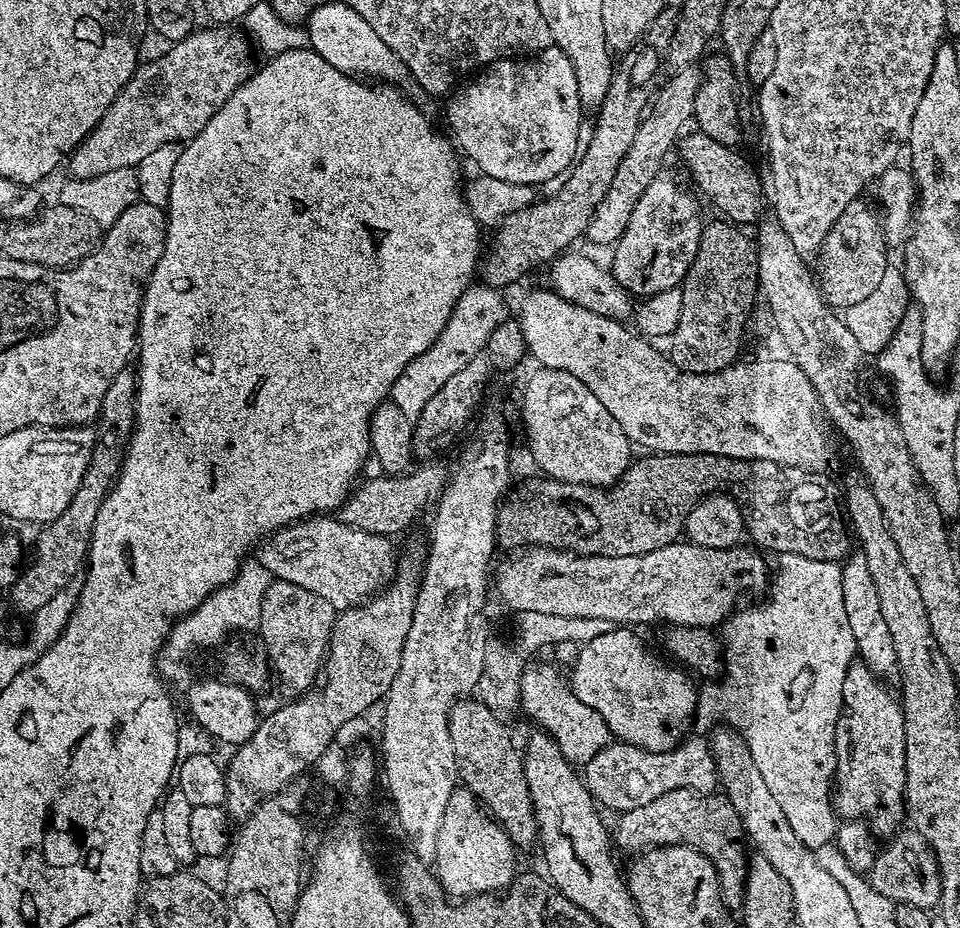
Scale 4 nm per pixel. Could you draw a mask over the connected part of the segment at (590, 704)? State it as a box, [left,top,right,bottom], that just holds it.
[568,626,697,752]

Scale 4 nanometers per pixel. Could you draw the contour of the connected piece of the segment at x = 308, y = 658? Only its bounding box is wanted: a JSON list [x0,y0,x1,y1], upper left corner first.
[258,579,337,689]

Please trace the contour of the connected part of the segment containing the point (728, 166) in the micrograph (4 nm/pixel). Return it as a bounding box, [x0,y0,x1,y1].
[678,130,766,226]

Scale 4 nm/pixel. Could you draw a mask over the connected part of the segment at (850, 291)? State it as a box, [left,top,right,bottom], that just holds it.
[818,198,890,310]

